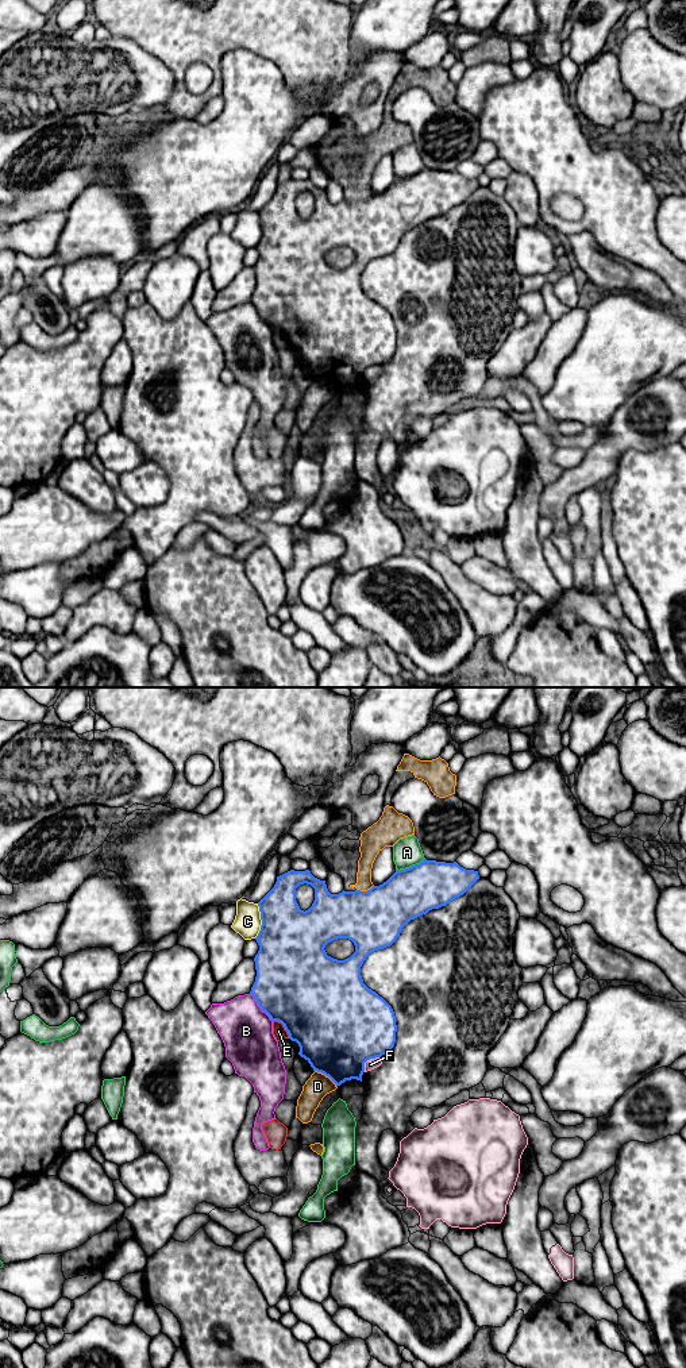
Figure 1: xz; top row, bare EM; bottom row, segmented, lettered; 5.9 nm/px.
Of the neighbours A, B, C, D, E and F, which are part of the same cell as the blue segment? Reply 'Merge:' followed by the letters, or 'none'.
Merge: none

